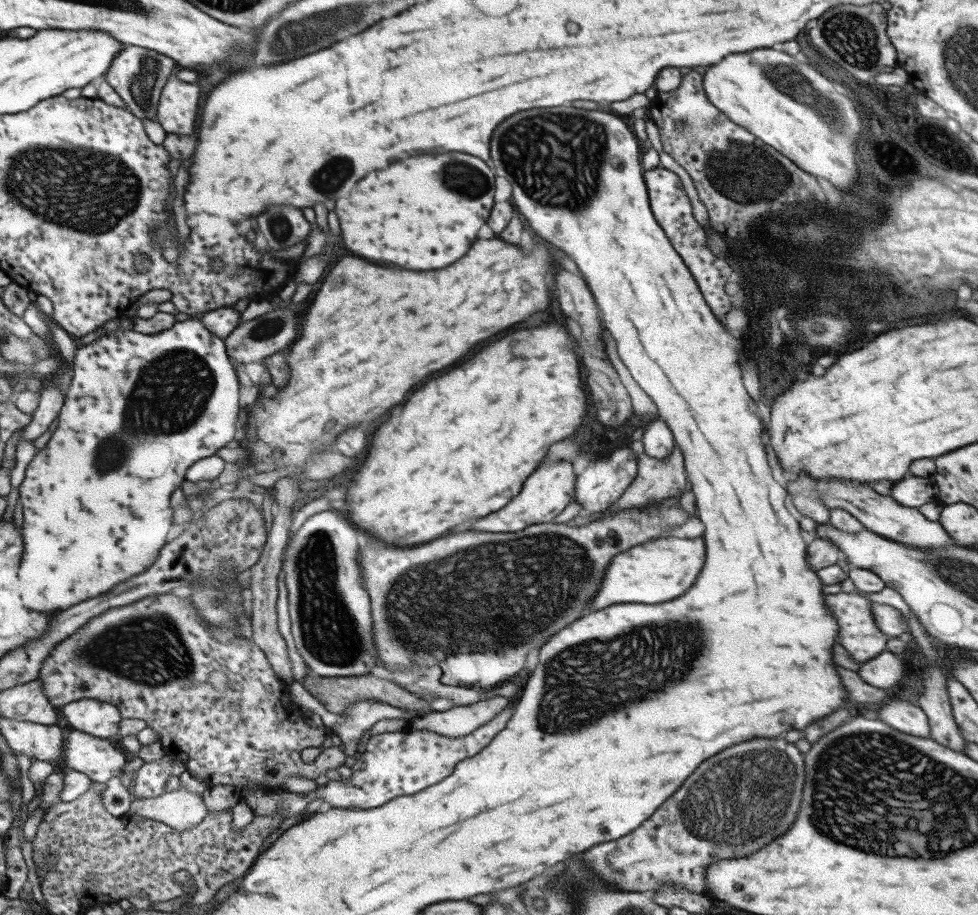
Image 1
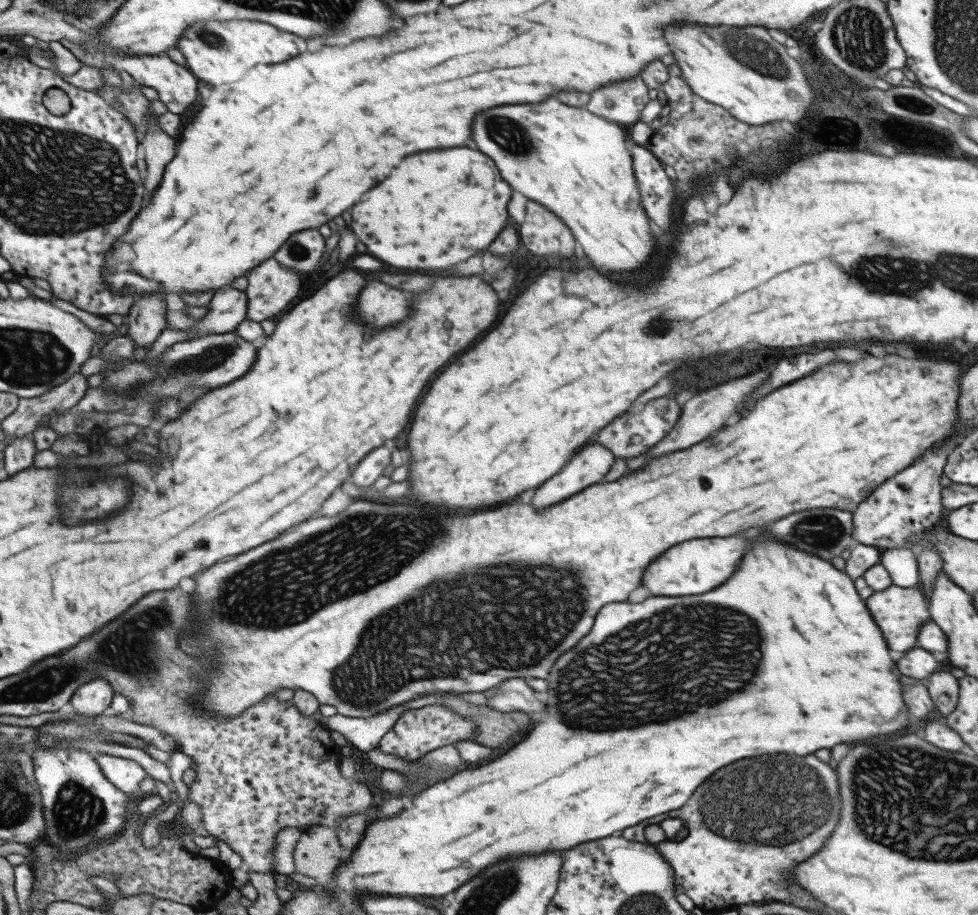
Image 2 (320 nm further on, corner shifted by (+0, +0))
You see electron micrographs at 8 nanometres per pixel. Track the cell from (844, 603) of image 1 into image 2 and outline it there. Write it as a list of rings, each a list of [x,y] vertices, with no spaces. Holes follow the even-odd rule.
[[[892,585],[879,592],[873,591],[864,600],[864,603],[869,609],[874,623],[882,632],[888,649],[895,650],[895,652],[907,652],[915,647],[919,627],[926,620],[930,620],[928,597],[924,595],[918,585],[909,588]]]

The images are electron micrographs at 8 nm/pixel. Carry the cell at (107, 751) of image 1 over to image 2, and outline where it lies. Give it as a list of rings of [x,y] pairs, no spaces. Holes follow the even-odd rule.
[[[95,754],[94,759],[115,788],[129,795],[137,792],[137,787],[147,777],[145,769],[141,768],[140,764],[125,757]]]

